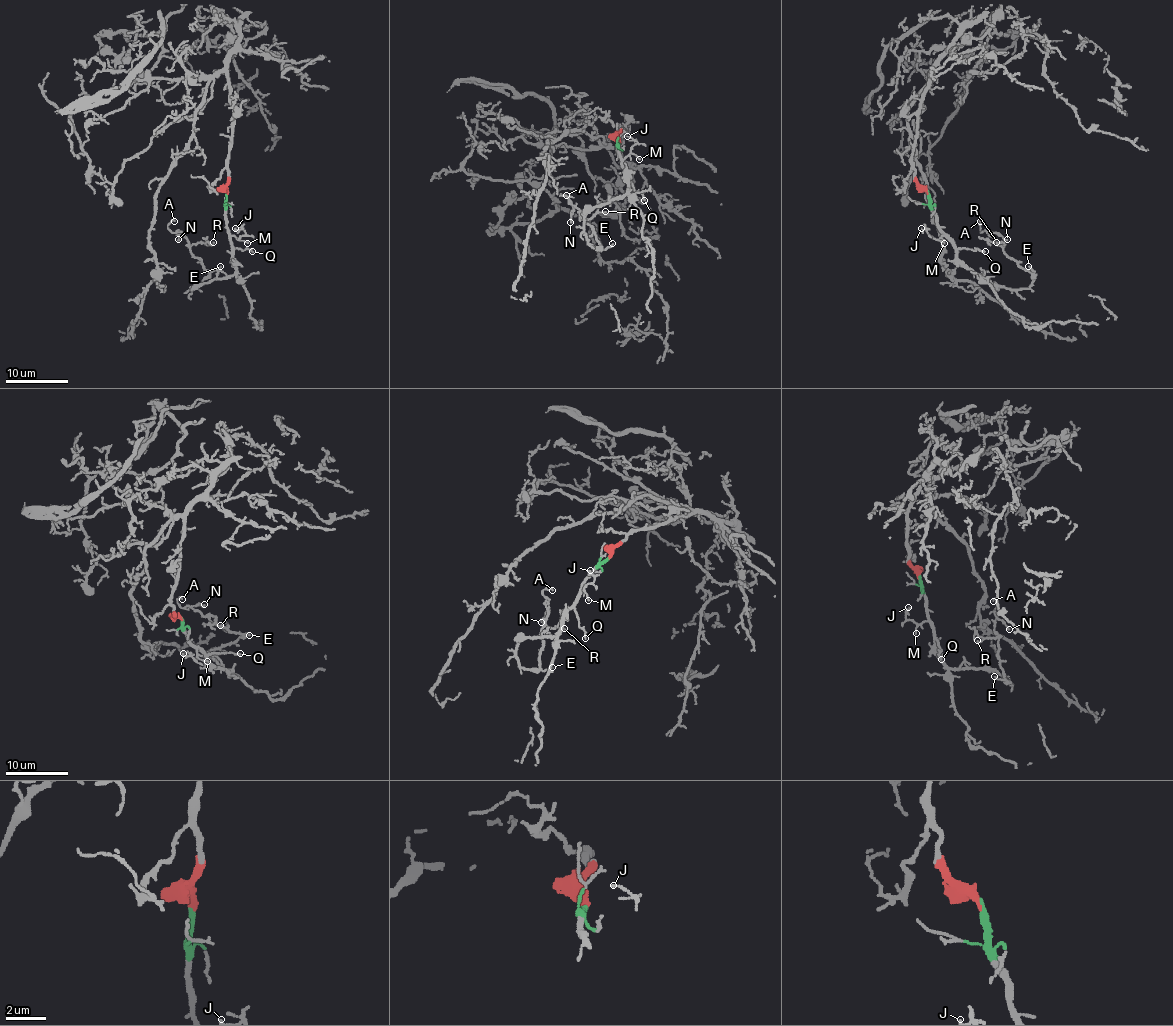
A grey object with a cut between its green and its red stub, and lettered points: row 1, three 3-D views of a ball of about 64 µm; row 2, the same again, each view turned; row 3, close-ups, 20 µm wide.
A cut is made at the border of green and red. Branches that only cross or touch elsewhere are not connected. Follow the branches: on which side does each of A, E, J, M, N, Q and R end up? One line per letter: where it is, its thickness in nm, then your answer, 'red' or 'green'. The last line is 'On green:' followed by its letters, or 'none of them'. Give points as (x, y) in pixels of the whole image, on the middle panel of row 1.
A: at (566, 195); 110 nm thick; green
E: at (612, 243); 110 nm thick; green
J: at (627, 136); 130 nm thick; green
M: at (639, 159); 100 nm thick; green
N: at (570, 222); 130 nm thick; green
Q: at (644, 200); 110 nm thick; green
R: at (605, 211); 110 nm thick; green
On green: A, E, J, M, N, Q, R

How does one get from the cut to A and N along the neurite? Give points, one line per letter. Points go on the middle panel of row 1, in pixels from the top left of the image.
A: (619, 142), (627, 191), (586, 214), (585, 237), (593, 247), (600, 245), (582, 212), (560, 195), (566, 195)
N: (619, 142), (625, 192), (586, 214), (588, 242), (600, 245), (571, 205), (571, 222)

